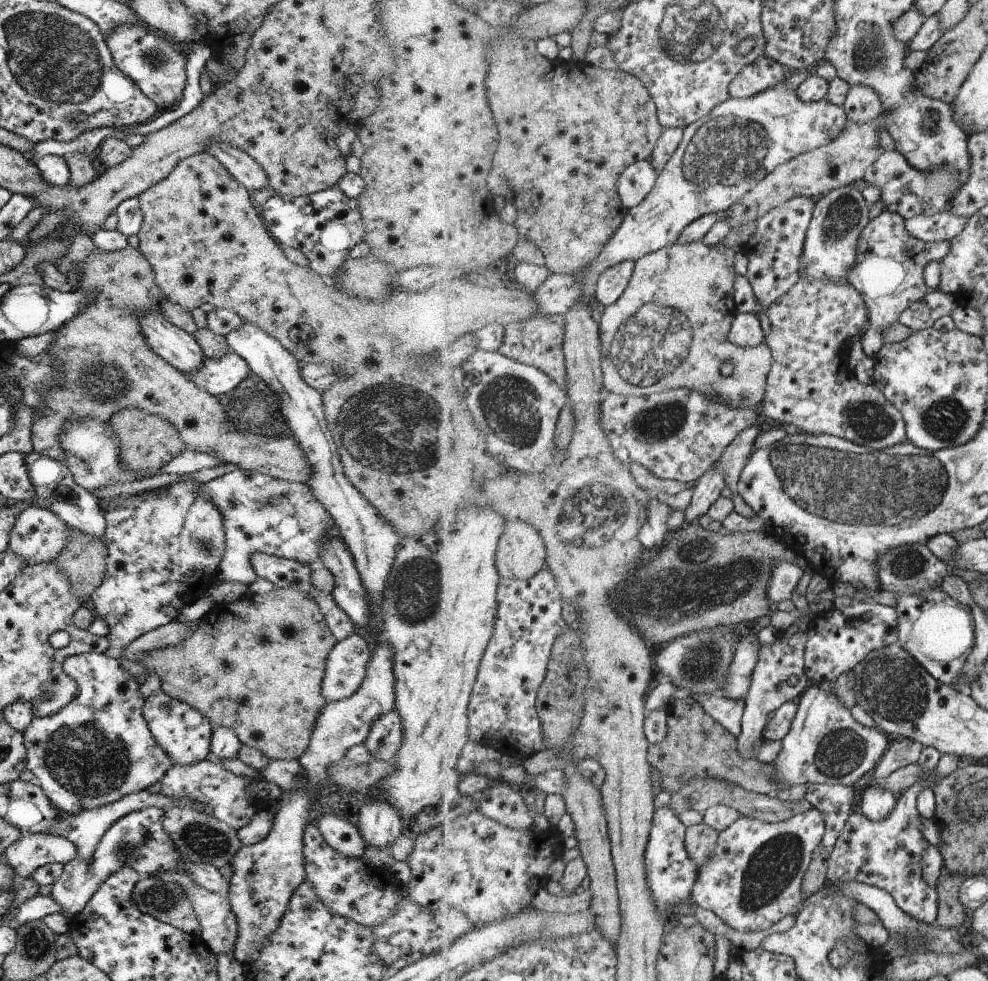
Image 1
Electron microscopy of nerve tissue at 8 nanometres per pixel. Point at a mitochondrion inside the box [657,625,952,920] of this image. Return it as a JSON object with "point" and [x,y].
{"point":[884,671]}

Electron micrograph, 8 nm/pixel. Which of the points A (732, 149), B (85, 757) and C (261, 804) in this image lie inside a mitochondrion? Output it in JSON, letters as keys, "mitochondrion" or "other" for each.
{"A":"mitochondrion","B":"mitochondrion","C":"other"}

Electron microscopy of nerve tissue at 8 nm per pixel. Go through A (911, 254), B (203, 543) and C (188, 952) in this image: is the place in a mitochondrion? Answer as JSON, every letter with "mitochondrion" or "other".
{"A":"other","B":"mitochondrion","C":"other"}

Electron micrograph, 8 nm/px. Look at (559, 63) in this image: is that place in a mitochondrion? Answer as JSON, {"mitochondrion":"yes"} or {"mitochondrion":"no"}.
{"mitochondrion":"no"}

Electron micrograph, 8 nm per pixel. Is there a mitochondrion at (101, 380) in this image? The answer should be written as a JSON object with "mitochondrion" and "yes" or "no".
{"mitochondrion":"yes"}

